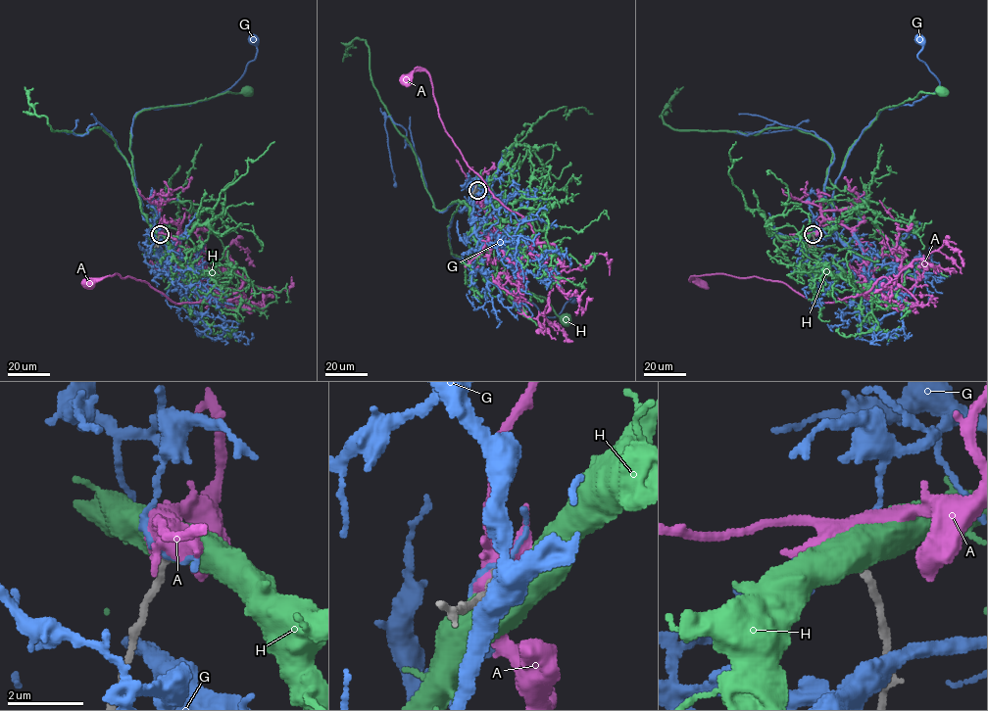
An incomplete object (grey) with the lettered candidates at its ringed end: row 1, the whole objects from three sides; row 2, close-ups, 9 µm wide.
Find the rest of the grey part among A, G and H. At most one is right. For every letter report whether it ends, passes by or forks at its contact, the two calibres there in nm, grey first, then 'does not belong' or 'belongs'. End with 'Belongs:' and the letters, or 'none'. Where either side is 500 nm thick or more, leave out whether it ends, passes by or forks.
A: it forks there; 240 nm thick on the grey side, 400 nm on the other; does not belong
G: it passes by; 220 nm thick on the grey side, 120 nm on the other; does not belong
H: 240 nm thick on the grey side, 750 nm on the other; does not belong
Belongs: none

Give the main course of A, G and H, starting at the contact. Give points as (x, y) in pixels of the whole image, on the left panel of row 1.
A: (159, 234), (164, 219), (177, 225), (182, 278), (203, 301), (216, 297), (175, 303), (118, 273), (88, 285)
G: (159, 234), (156, 227), (153, 237), (143, 217), (130, 153), (133, 117), (229, 89), (256, 58), (254, 38)
H: (159, 234), (149, 224), (139, 202), (129, 150), (133, 119), (145, 110), (194, 103), (226, 92), (247, 91)

